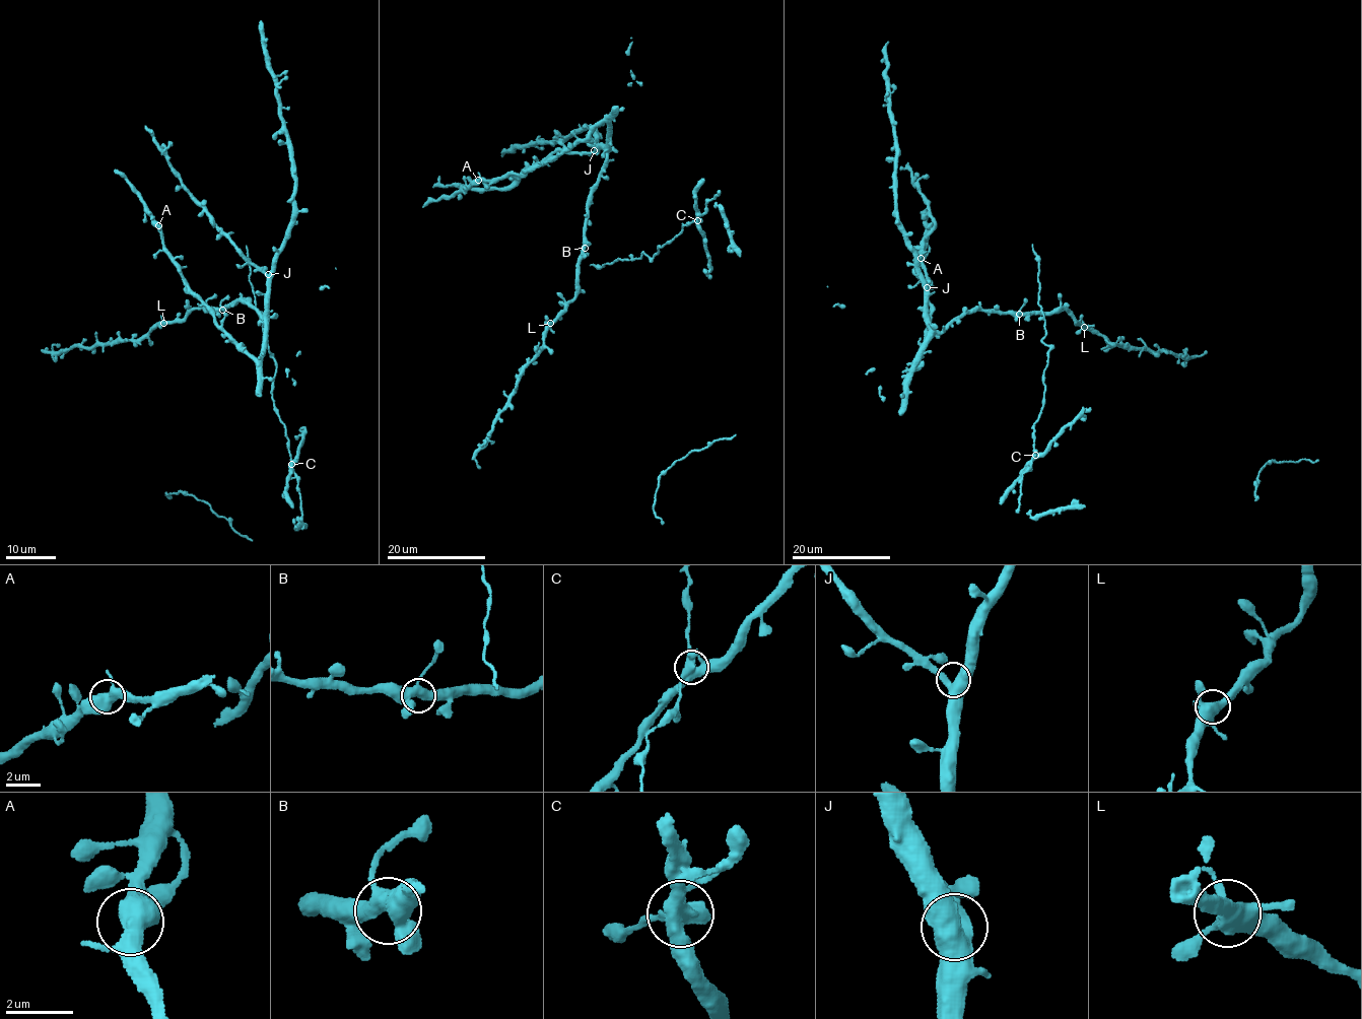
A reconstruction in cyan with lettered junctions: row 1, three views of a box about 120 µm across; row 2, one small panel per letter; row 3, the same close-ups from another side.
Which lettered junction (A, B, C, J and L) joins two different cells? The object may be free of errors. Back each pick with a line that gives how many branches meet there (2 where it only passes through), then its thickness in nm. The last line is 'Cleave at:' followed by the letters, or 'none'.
Cleave at: none

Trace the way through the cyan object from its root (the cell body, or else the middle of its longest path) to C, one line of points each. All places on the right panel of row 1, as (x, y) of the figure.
C: (1047, 366), (1044, 370), (1043, 405), (1034, 425), (1034, 455)

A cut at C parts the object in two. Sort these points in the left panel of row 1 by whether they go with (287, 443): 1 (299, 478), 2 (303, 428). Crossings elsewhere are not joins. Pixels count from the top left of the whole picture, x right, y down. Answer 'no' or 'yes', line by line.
1: yes
2: no

